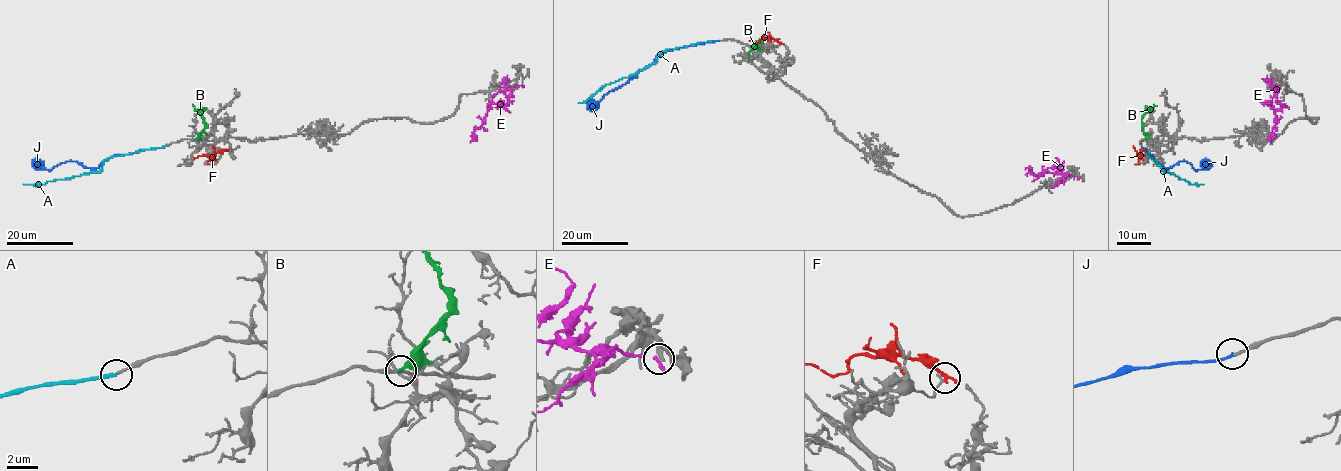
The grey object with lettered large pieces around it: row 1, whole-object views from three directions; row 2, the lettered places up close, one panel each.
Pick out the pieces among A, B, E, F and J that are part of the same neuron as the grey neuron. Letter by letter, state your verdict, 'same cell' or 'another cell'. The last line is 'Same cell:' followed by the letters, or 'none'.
A: another cell
B: another cell
E: another cell
F: another cell
J: same cell
Same cell: J

